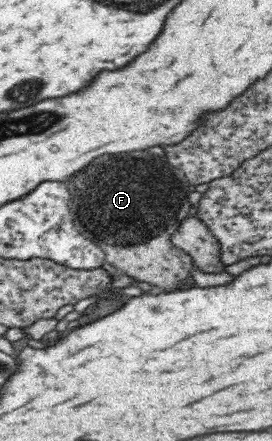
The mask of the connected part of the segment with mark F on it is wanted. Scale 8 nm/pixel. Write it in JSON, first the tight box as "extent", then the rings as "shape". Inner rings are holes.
{"extent":[65,150,195,292],"shape":[[[135,150],[127,154],[107,154],[95,158],[89,166],[85,166],[85,170],[79,170],[65,183],[70,192],[69,207],[76,230],[105,252],[109,269],[119,268],[134,280],[149,282],[163,292],[186,288],[192,284],[191,272],[195,264],[191,256],[177,248],[171,240],[181,221],[189,217],[191,208],[191,183],[183,171],[171,166],[163,156]]]}

